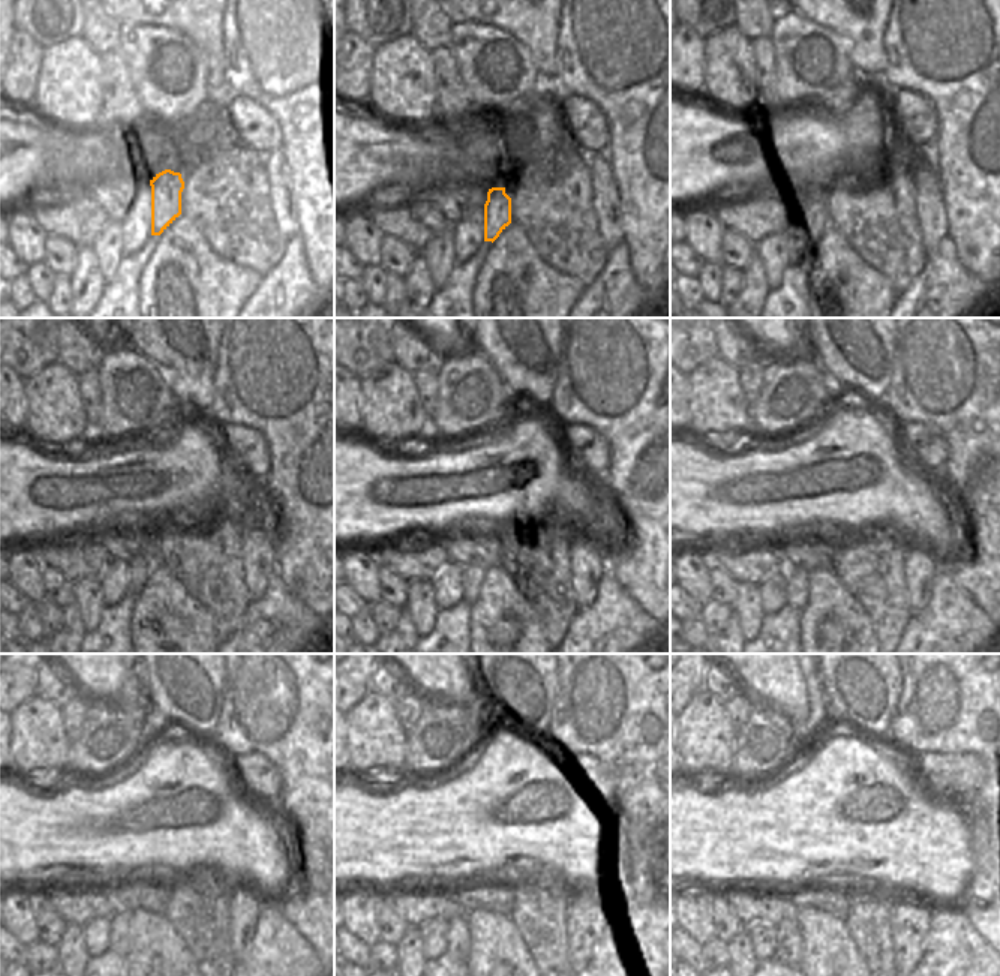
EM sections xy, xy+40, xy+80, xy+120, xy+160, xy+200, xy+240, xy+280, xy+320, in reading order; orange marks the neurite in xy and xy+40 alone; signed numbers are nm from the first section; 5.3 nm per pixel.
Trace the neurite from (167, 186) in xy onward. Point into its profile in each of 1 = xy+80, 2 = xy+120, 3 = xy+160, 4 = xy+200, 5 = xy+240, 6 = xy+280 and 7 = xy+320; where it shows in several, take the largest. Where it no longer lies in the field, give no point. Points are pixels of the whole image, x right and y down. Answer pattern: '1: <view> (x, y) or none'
1: xy+80 (817, 221)
2: xy+120 (138, 568)
3: xy+160 (473, 574)
4: xy+200 (796, 579)
5: xy+240 (120, 934)
6: xy+280 (458, 934)
7: xy+320 (787, 939)

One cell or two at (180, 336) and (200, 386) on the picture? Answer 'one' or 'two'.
one

